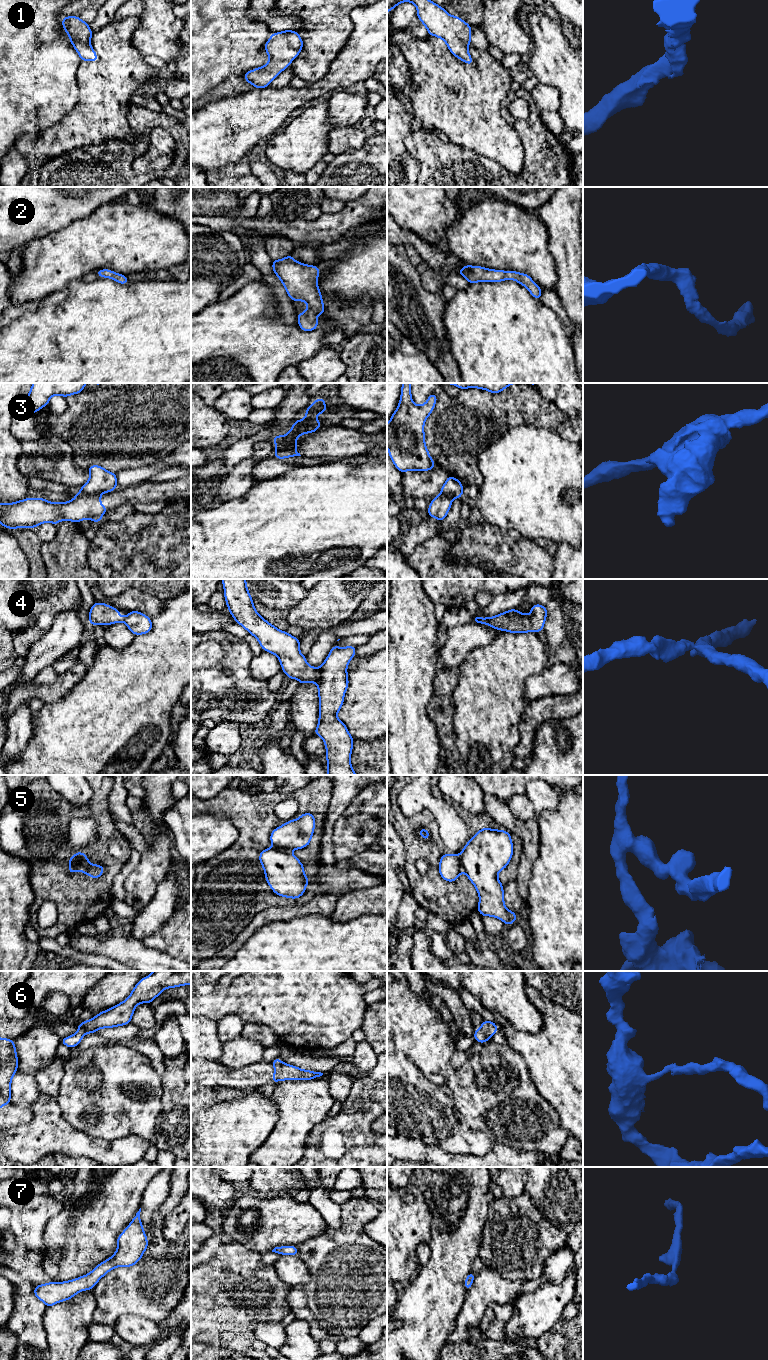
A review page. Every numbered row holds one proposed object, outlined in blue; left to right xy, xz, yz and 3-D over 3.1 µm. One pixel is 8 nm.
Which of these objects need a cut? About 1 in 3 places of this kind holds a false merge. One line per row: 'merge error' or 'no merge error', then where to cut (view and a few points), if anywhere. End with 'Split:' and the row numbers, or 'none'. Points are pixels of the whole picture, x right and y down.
1: no merge error; cut none
2: no merge error; cut none
3: merge error; cut xy (79, 492), (99, 495)
4: merge error; cut xz (320, 668), (320, 682), (318, 685)
5: merge error; cut yz (457, 855), (462, 870)
6: merge error; cut yz (480, 1029), (487, 1039)
7: no merge error; cut none
Split: 3, 4, 5, 6

